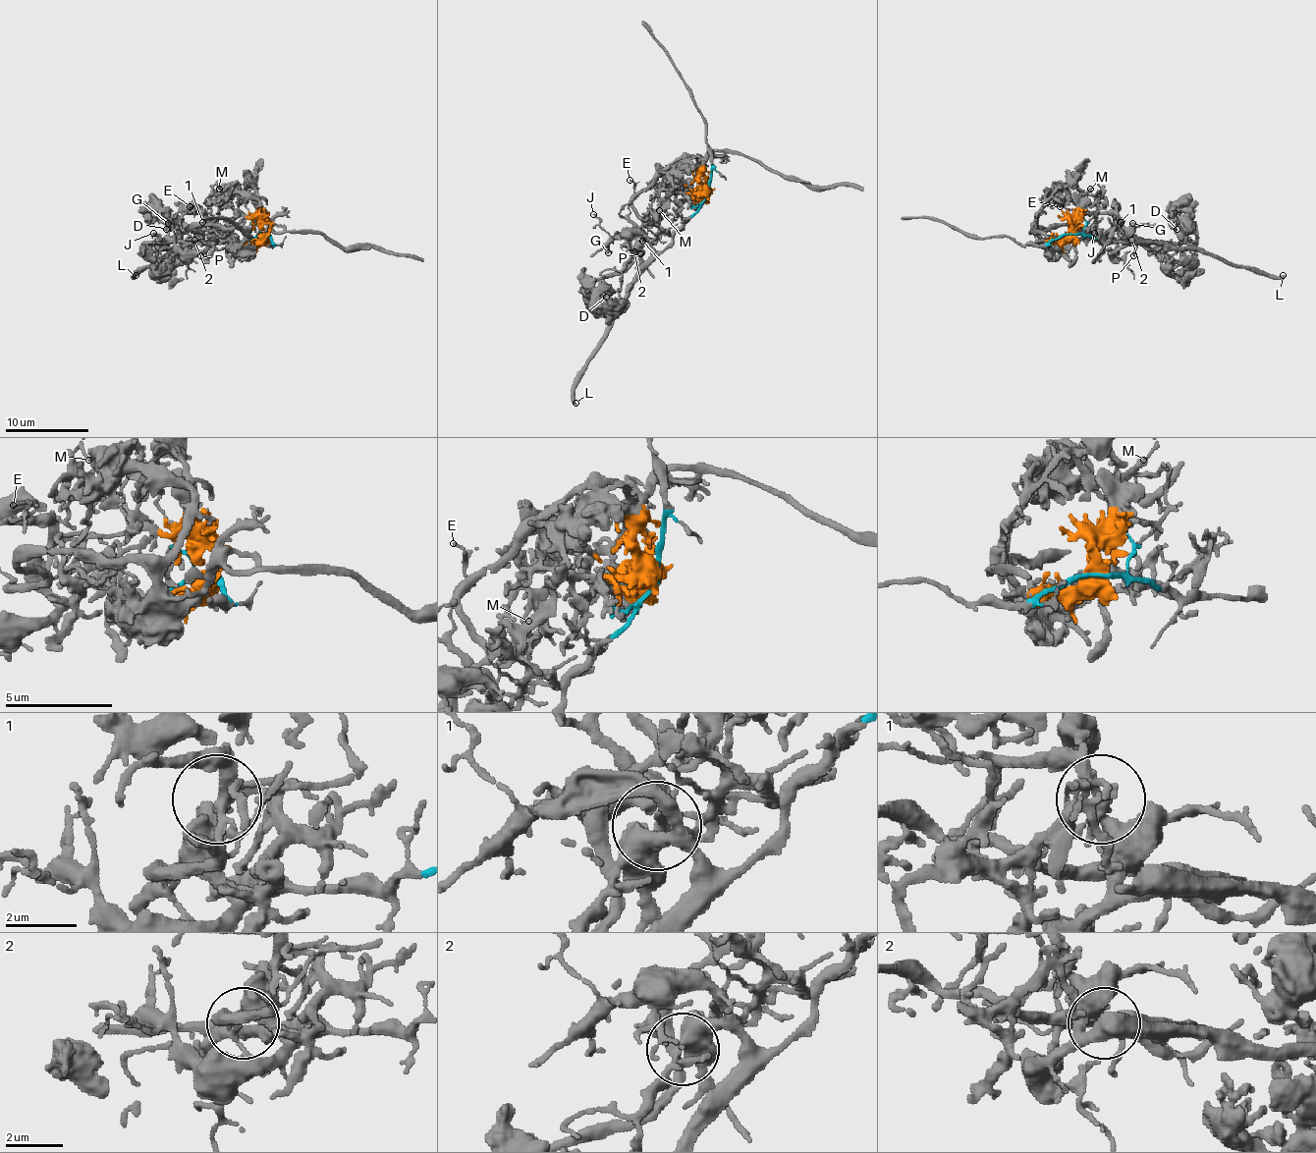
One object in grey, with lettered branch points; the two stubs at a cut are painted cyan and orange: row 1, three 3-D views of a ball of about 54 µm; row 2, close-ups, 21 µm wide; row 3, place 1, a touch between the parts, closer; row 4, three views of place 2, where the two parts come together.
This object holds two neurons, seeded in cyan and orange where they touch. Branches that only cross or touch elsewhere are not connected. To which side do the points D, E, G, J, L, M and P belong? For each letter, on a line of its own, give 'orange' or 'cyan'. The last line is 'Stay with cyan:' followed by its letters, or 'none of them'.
D: orange
E: cyan
G: cyan
J: cyan
L: cyan
M: orange
P: cyan
Stay with cyan: E, G, J, L, P

